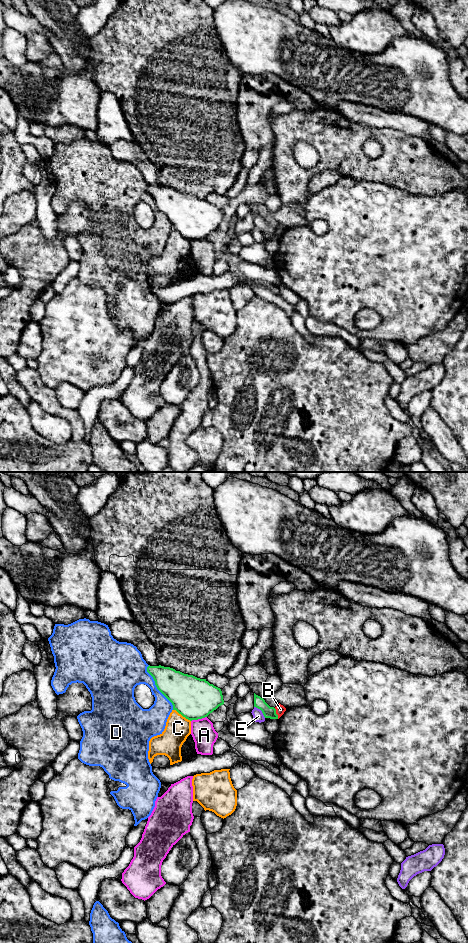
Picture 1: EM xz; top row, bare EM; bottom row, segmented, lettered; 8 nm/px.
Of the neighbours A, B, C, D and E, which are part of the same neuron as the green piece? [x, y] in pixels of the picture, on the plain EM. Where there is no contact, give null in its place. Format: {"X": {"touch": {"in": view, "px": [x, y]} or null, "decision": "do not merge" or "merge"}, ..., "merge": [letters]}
{"A": {"touch": {"in": "xz", "px": [198, 238]}, "decision": "do not merge"}, "B": {"touch": {"in": "xz", "px": [275, 233]}, "decision": "do not merge"}, "C": {"touch": {"in": "xz", "px": [182, 235]}, "decision": "do not merge"}, "D": {"touch": {"in": "xz", "px": [156, 206]}, "decision": "do not merge"}, "E": {"touch": {"in": "xz", "px": [261, 230]}, "decision": "do not merge"}, "merge": []}

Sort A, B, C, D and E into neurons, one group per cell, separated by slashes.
A / B / C / D / E

